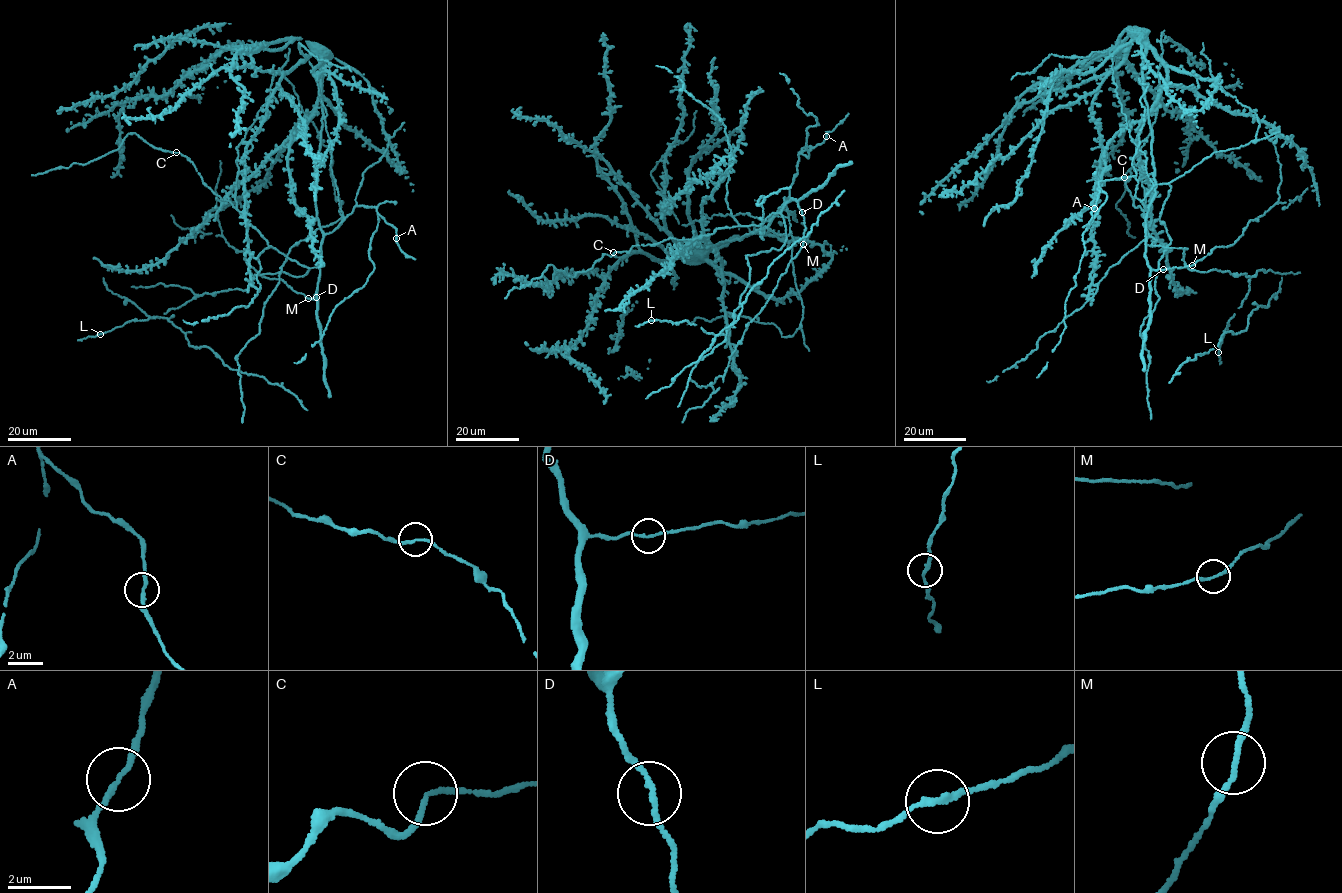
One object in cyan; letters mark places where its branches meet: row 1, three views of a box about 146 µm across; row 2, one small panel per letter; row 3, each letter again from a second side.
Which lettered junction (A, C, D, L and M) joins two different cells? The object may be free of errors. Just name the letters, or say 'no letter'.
no letter

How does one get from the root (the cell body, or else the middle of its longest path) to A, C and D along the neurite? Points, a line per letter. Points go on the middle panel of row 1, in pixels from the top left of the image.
A: (725, 242), (769, 224), (784, 198), (789, 200), (798, 155), (820, 145), (826, 136)
C: (725, 242), (762, 229), (787, 203), (759, 225), (717, 229), (692, 239), (669, 238), (614, 252)
D: (725, 242), (763, 228), (779, 208), (793, 198), (802, 212)

